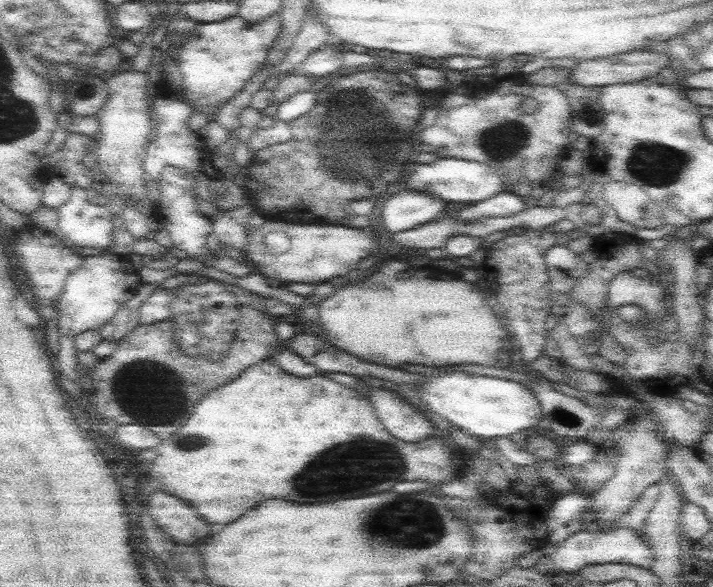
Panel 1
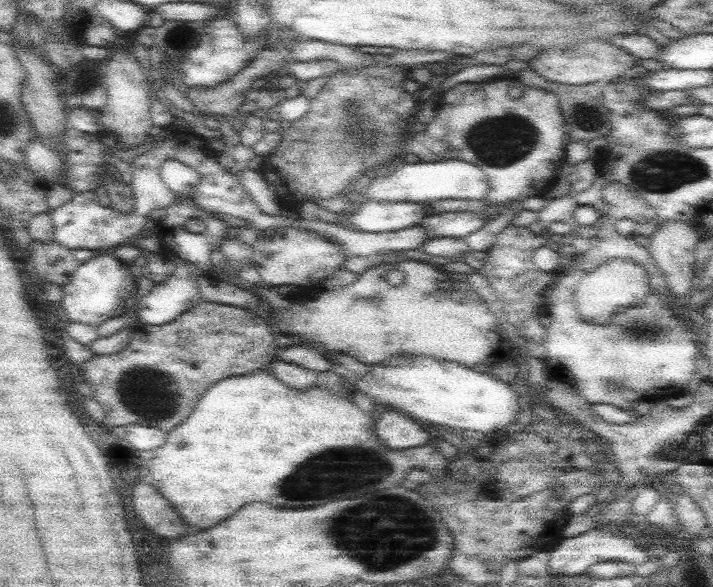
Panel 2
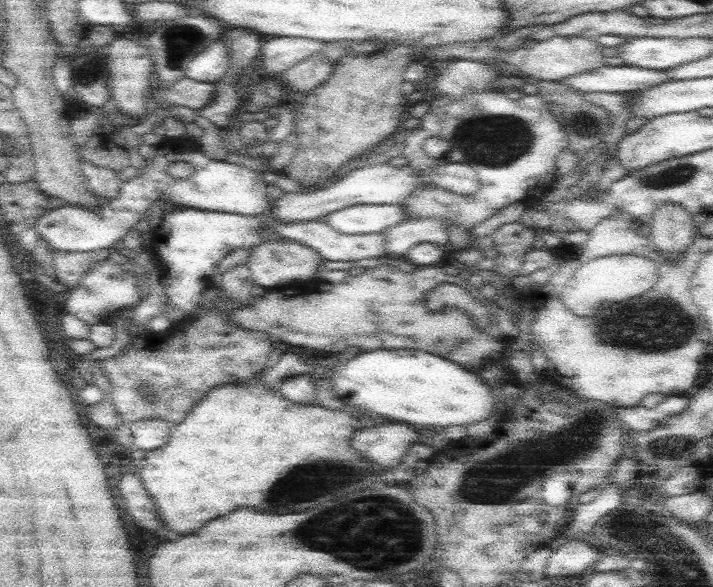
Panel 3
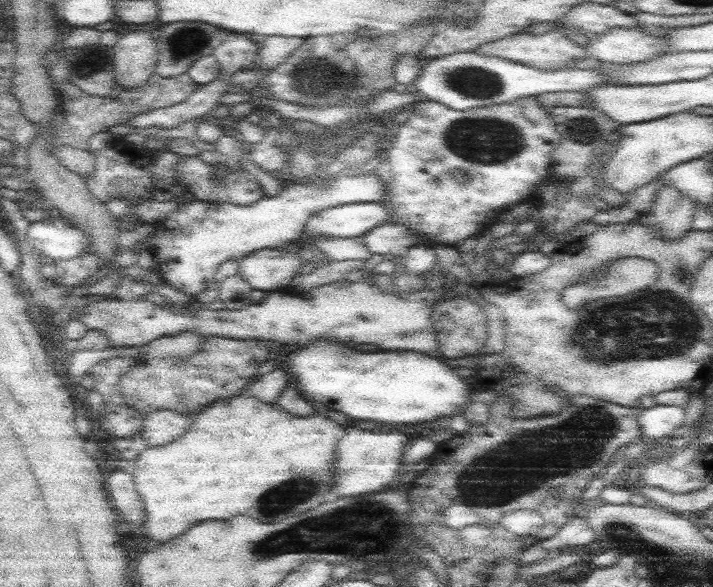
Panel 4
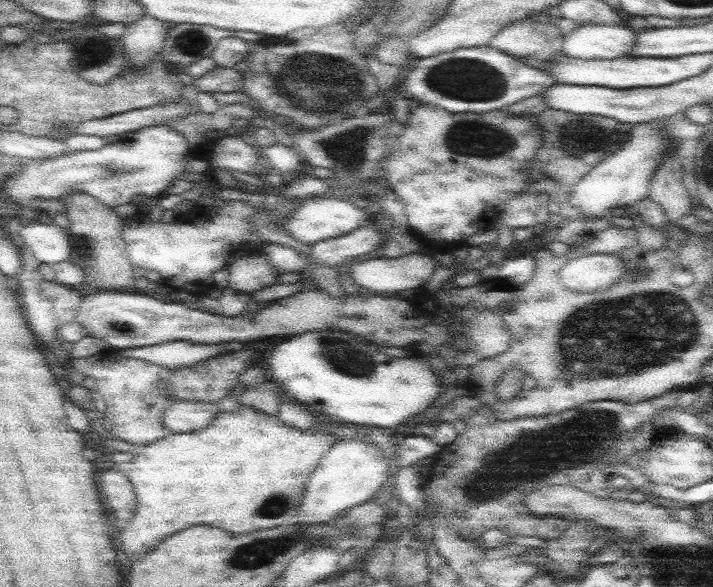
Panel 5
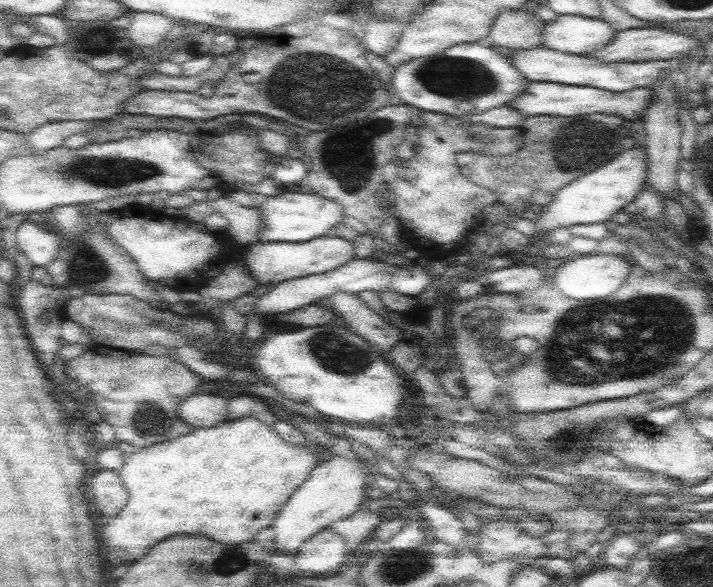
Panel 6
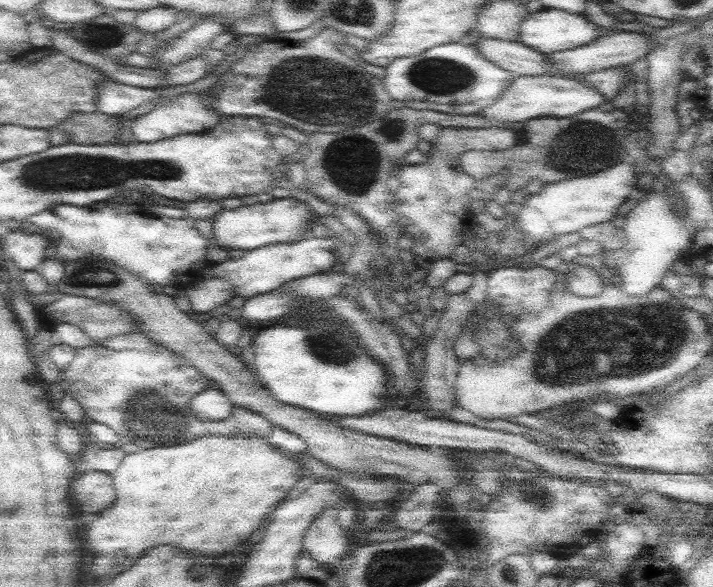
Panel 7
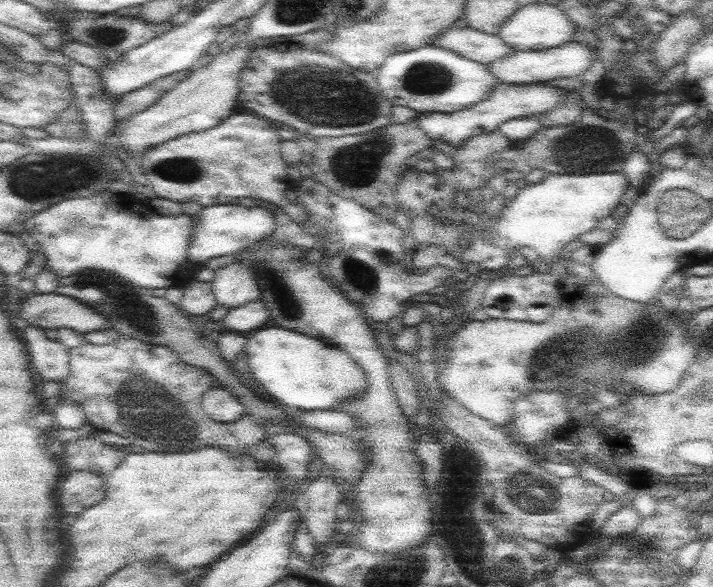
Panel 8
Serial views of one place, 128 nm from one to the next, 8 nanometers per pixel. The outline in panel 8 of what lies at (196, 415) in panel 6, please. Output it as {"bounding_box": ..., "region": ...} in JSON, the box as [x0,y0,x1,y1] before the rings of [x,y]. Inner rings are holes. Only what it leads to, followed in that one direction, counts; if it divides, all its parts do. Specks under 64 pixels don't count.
{"bounding_box":[202,388,246,422],"region":[[[212,388],[204,393],[202,408],[216,422],[234,422],[246,415],[246,407],[228,388]]]}

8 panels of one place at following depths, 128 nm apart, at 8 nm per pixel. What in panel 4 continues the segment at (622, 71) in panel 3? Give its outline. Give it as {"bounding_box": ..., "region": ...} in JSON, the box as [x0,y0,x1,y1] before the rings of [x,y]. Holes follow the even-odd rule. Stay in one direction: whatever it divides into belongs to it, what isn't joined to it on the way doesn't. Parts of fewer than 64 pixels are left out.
{"bounding_box":[412,50,612,110],"region":[[[476,50],[424,59],[422,72],[414,82],[412,90],[424,94],[428,100],[445,104],[454,110],[468,110],[474,106],[506,104],[512,100],[547,92],[584,93],[598,85],[608,84],[612,84],[610,78],[600,70],[568,68],[545,71],[498,55],[482,55]]]}

